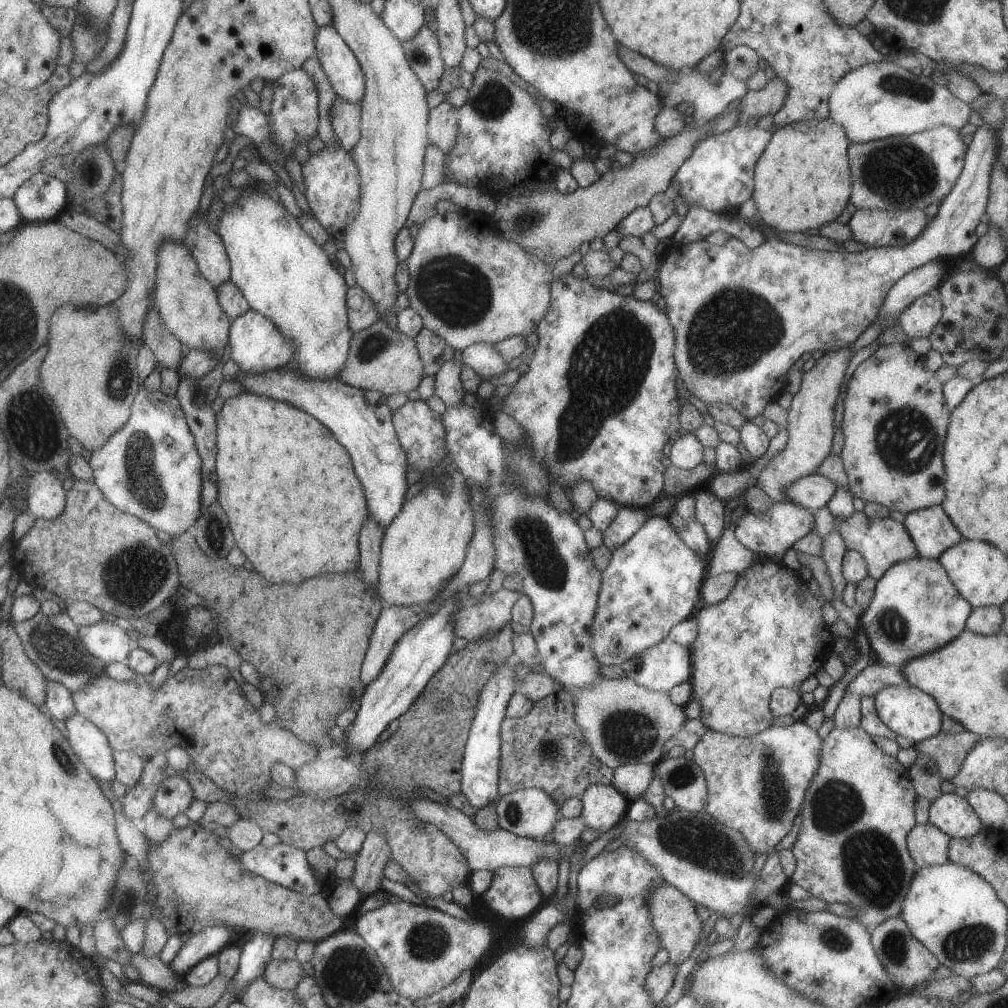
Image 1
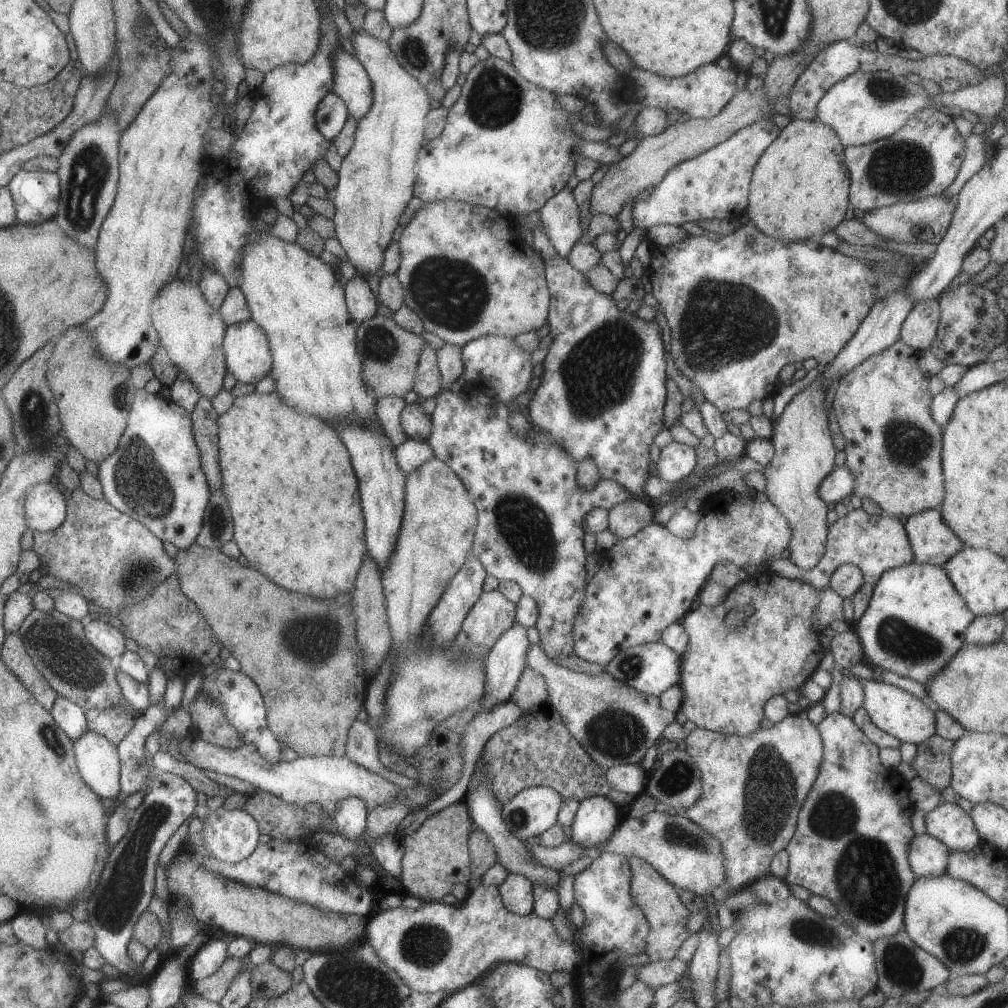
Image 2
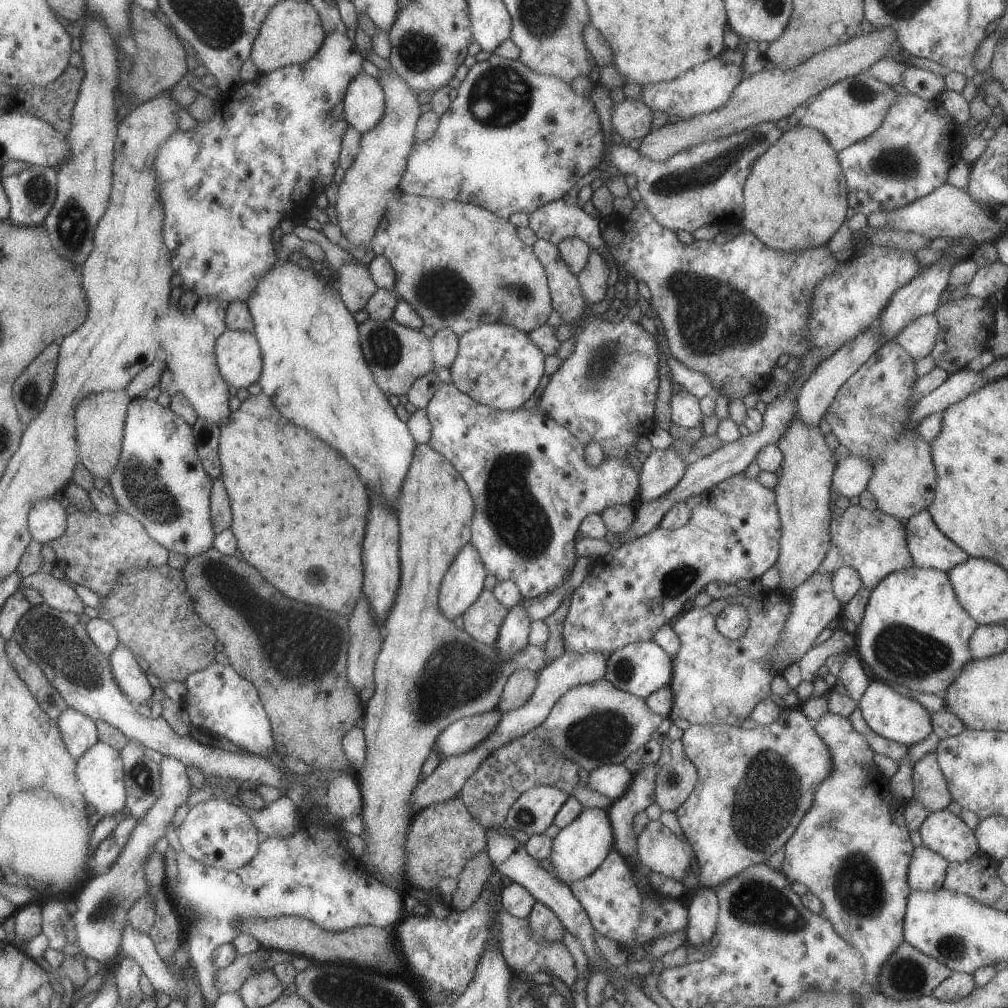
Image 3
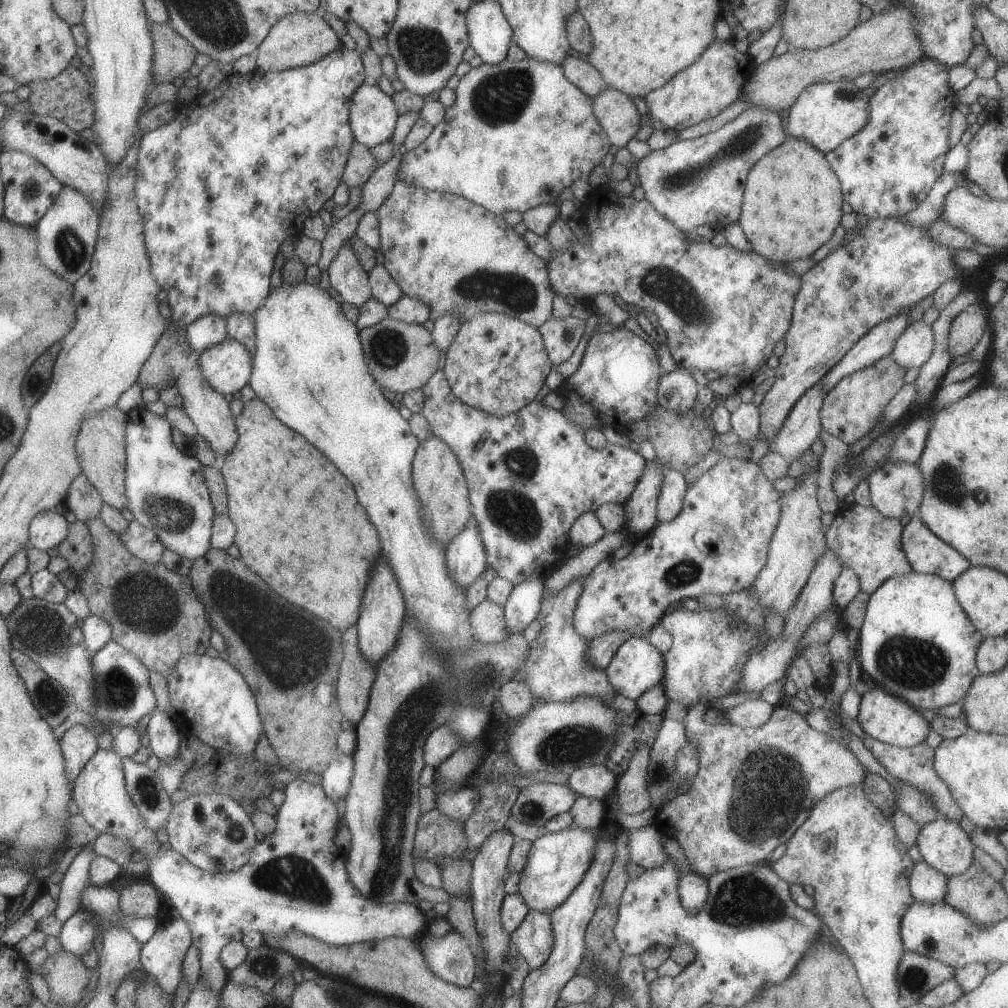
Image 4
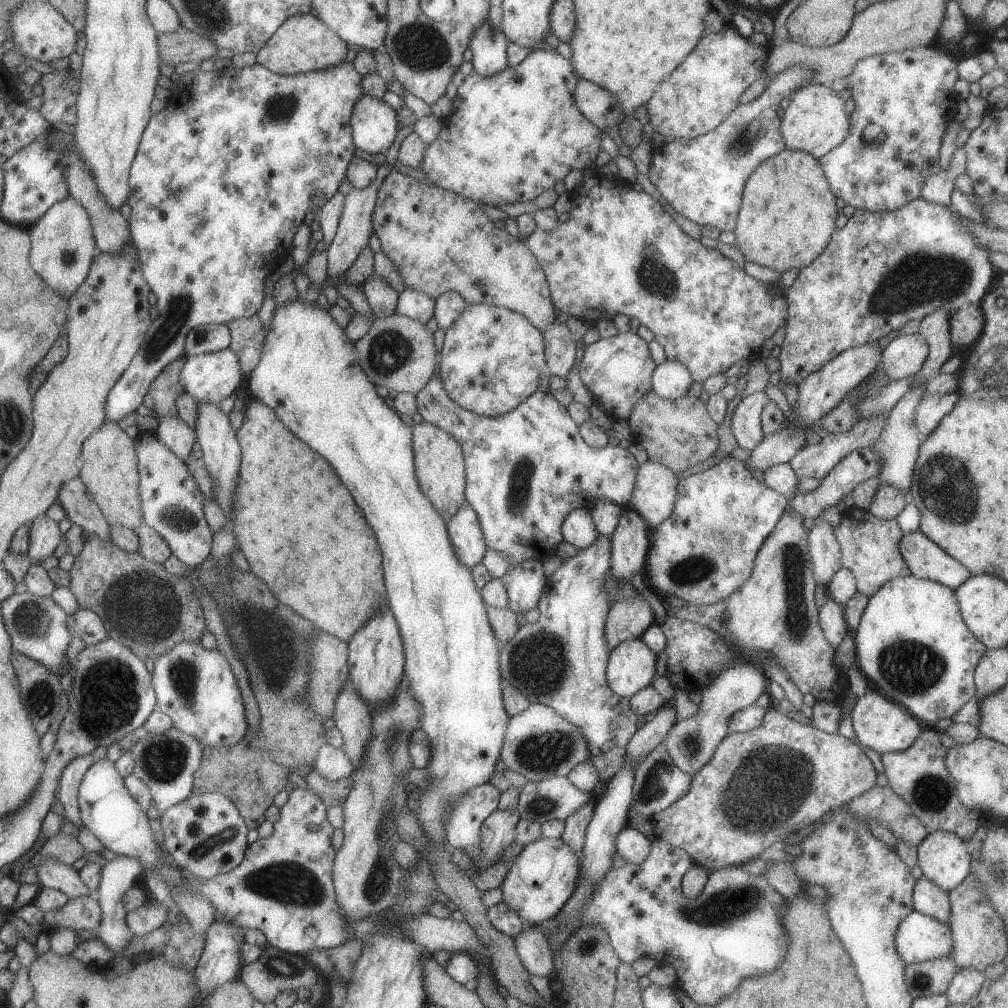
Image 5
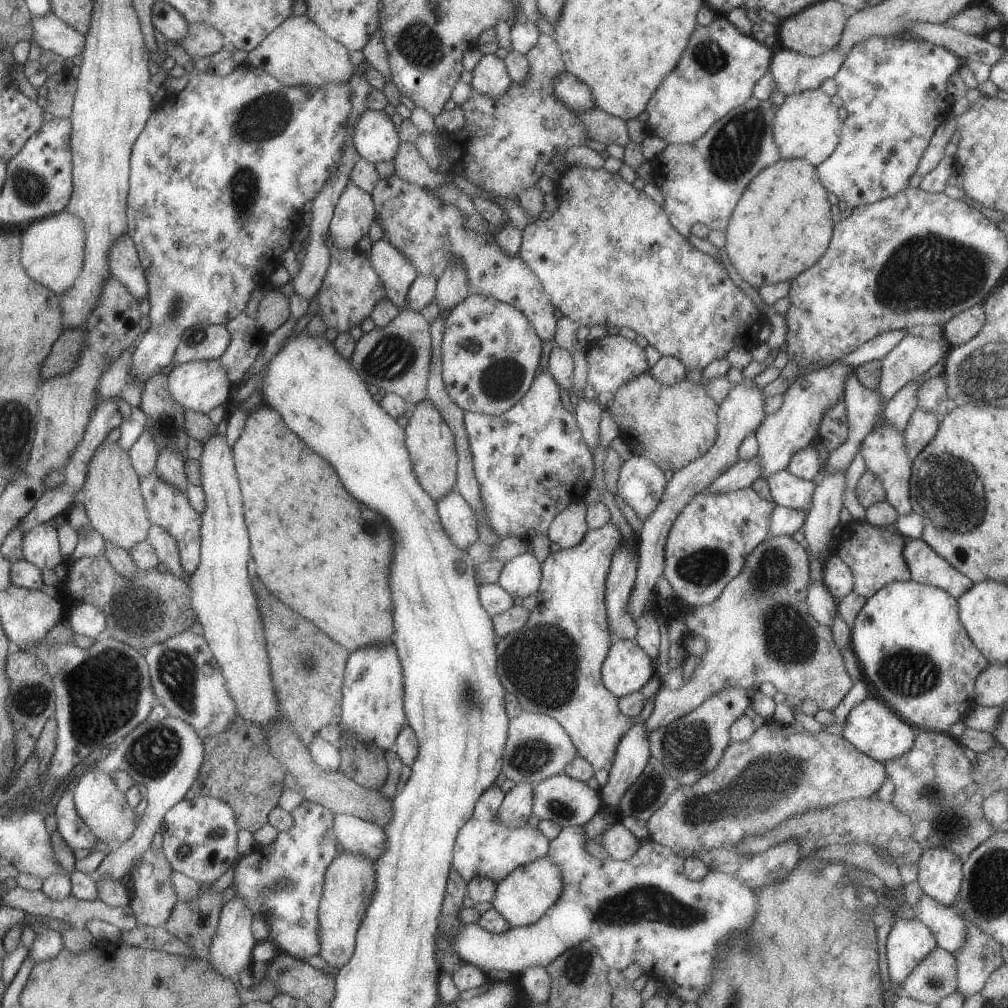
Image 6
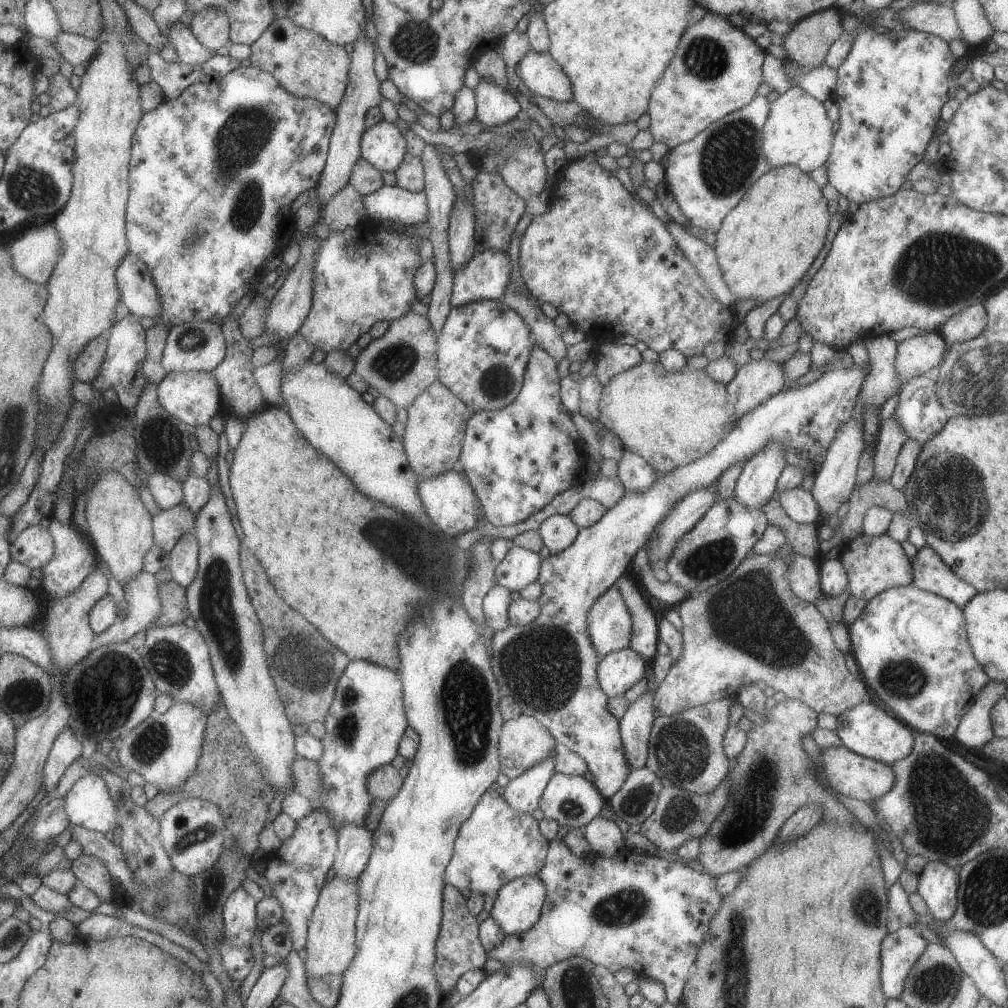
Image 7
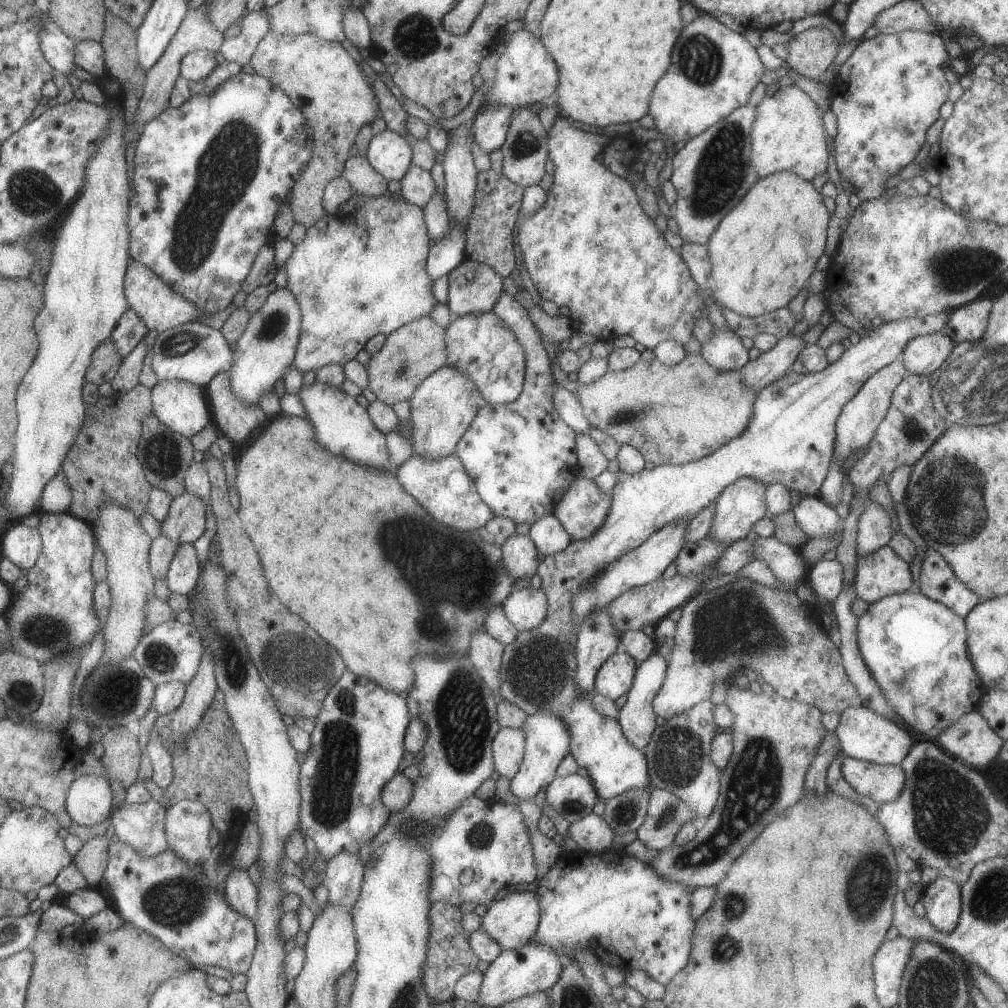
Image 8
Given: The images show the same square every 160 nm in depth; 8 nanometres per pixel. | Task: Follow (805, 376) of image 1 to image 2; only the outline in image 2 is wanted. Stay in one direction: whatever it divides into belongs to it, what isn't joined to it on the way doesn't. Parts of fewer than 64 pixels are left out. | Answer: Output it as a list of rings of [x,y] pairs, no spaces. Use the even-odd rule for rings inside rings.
[[[817,375],[785,405],[781,416],[773,422],[770,438],[774,453],[763,466],[764,492],[769,502],[787,519],[791,529],[788,542],[789,560],[804,571],[813,568],[826,551],[828,531],[825,514],[827,505],[819,498],[816,488],[834,468],[837,450],[831,443],[827,413],[823,407],[827,386]]]

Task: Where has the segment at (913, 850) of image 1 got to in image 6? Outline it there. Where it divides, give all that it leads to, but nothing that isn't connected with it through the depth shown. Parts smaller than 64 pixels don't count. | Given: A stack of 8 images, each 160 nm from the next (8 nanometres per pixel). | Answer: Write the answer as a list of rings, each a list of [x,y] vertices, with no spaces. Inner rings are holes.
[[[921,894],[912,906],[915,919],[919,919],[933,934],[935,944],[949,954],[955,954],[967,936],[964,919],[950,906],[941,906],[926,894]]]

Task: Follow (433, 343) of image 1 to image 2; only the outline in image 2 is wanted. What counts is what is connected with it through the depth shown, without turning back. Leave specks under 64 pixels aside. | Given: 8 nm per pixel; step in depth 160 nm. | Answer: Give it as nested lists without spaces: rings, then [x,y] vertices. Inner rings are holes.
[[[425,342],[419,353],[412,390],[416,393],[416,396],[426,399],[430,396],[435,397],[441,388],[436,350],[431,348],[429,343]]]

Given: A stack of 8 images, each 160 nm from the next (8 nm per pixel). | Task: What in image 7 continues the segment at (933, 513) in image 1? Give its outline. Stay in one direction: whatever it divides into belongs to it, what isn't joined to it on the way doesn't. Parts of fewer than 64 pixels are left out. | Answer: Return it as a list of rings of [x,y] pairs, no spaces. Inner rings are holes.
[[[921,546],[910,559],[912,585],[953,602],[960,609],[977,594],[975,588],[959,580],[929,546]]]

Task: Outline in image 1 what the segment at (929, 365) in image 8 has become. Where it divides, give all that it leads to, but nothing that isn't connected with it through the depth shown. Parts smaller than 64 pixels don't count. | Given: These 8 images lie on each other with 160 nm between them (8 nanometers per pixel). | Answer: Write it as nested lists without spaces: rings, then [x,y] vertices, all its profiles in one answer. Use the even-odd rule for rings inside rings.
[[[935,287],[902,308],[897,320],[903,332],[909,337],[909,341],[912,341],[928,337],[941,315],[942,302],[938,287]]]

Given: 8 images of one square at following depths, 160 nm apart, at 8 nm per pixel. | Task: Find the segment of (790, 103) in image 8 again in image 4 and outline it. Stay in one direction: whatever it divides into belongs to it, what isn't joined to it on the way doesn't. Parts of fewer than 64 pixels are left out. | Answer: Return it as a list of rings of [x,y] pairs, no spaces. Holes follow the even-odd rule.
[[[850,79],[806,86],[789,107],[785,132],[787,136],[802,138],[821,153],[827,154],[868,123],[870,98],[870,90],[857,87]]]

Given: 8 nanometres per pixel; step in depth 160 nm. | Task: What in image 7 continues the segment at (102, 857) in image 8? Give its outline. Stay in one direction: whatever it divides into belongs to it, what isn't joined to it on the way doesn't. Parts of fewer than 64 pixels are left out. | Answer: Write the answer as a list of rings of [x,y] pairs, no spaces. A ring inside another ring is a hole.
[[[81,854],[71,861],[70,871],[75,879],[88,890],[91,890],[102,902],[111,902],[113,886],[105,866],[93,856]]]

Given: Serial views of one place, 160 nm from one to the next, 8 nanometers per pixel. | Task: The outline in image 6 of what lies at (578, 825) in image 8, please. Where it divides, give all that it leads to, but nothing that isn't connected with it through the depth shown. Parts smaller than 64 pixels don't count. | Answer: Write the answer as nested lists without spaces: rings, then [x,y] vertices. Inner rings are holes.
[[[620,821],[608,826],[601,837],[600,844],[606,850],[609,858],[616,861],[630,859],[641,846],[639,839],[635,838]]]

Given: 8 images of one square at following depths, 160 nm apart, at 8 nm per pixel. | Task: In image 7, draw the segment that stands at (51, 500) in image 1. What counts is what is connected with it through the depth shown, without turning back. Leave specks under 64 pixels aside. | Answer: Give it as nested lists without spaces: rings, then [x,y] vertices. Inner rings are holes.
[[[32,525],[21,530],[9,543],[10,560],[23,564],[27,569],[41,569],[53,554],[53,542],[48,528]]]

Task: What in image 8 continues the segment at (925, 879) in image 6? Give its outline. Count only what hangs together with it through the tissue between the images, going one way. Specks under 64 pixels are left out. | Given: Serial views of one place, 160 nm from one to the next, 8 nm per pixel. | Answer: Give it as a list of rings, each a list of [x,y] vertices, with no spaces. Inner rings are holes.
[[[941,874],[921,888],[924,917],[935,929],[949,932],[960,915],[960,888],[955,881]]]

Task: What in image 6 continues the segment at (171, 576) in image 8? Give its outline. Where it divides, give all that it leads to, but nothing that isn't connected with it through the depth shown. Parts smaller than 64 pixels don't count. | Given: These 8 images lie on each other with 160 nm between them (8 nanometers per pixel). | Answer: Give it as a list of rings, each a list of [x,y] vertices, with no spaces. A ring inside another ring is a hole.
[[[155,468],[139,479],[141,496],[152,524],[161,525],[174,537],[180,556],[180,563],[187,574],[197,568],[200,561],[200,514],[197,514],[184,491],[166,483],[156,473]]]

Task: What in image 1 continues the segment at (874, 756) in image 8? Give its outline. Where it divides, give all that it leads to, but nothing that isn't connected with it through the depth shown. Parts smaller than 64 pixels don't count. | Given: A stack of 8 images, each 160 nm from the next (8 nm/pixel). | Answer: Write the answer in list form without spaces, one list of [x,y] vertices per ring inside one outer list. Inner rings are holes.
[[[891,685],[879,690],[872,697],[877,716],[896,735],[904,736],[917,744],[940,731],[943,714],[935,700],[921,689],[909,685]]]

